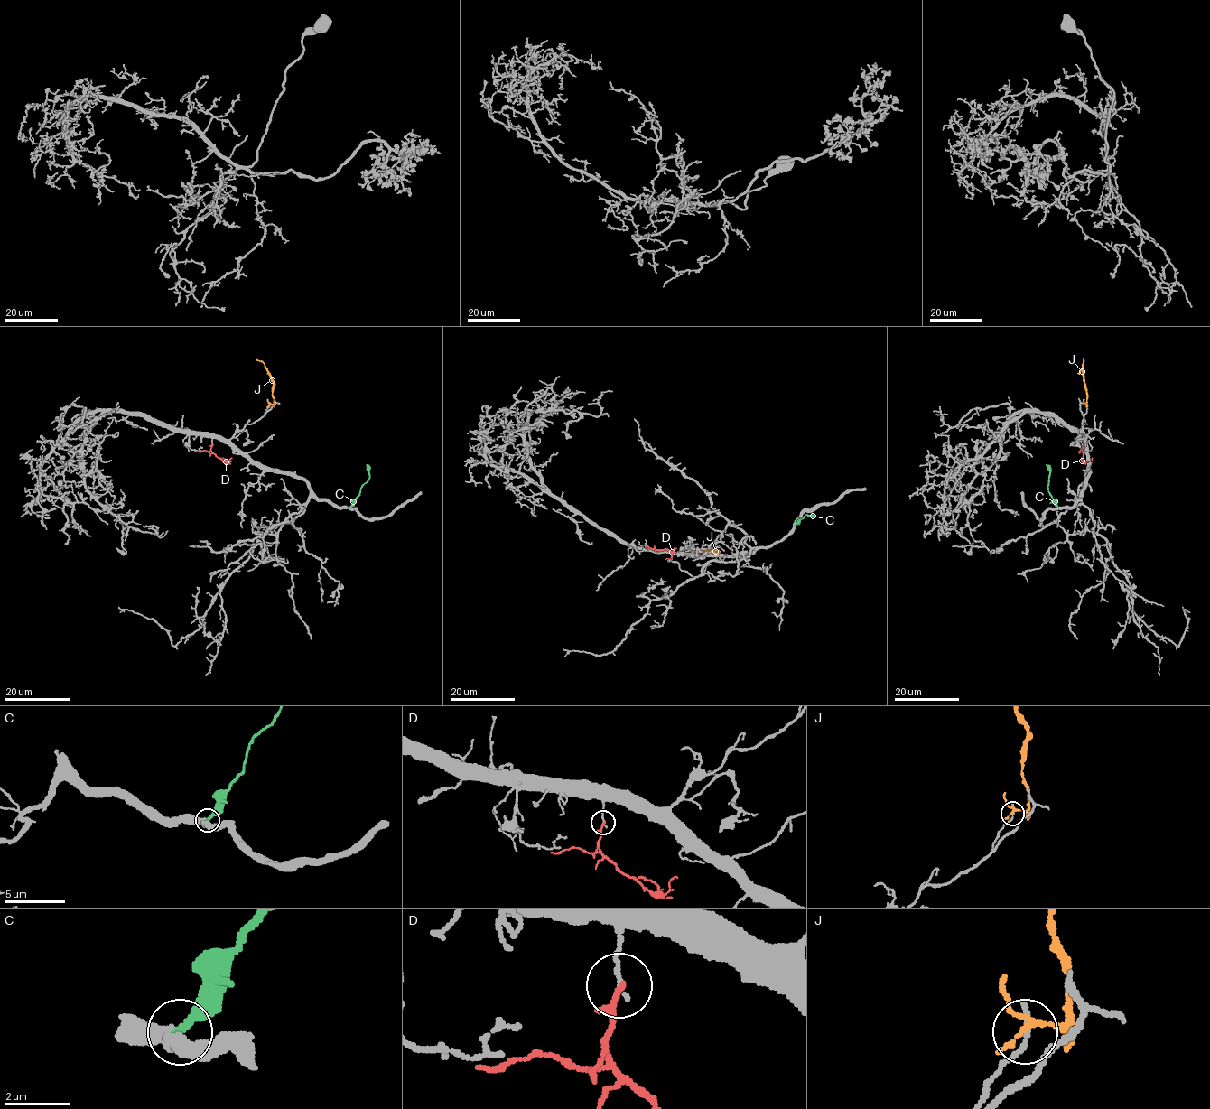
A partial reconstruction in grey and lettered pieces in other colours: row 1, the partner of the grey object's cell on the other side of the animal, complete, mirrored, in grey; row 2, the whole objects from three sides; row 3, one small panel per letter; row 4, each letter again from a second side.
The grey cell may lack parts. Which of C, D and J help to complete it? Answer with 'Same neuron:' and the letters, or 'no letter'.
Same neuron: no letter

